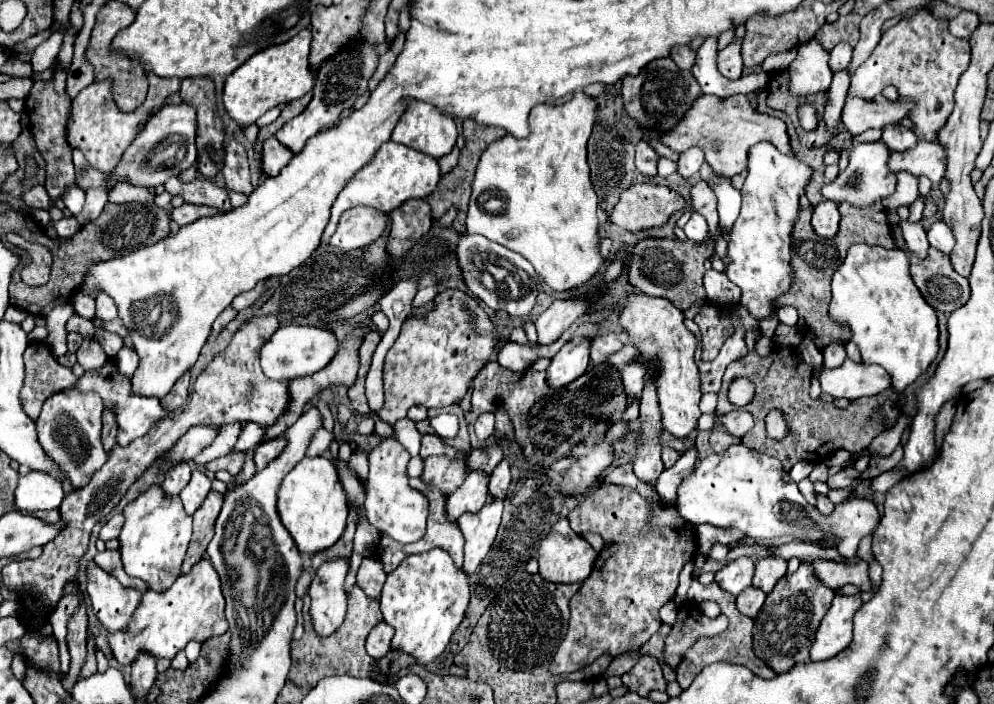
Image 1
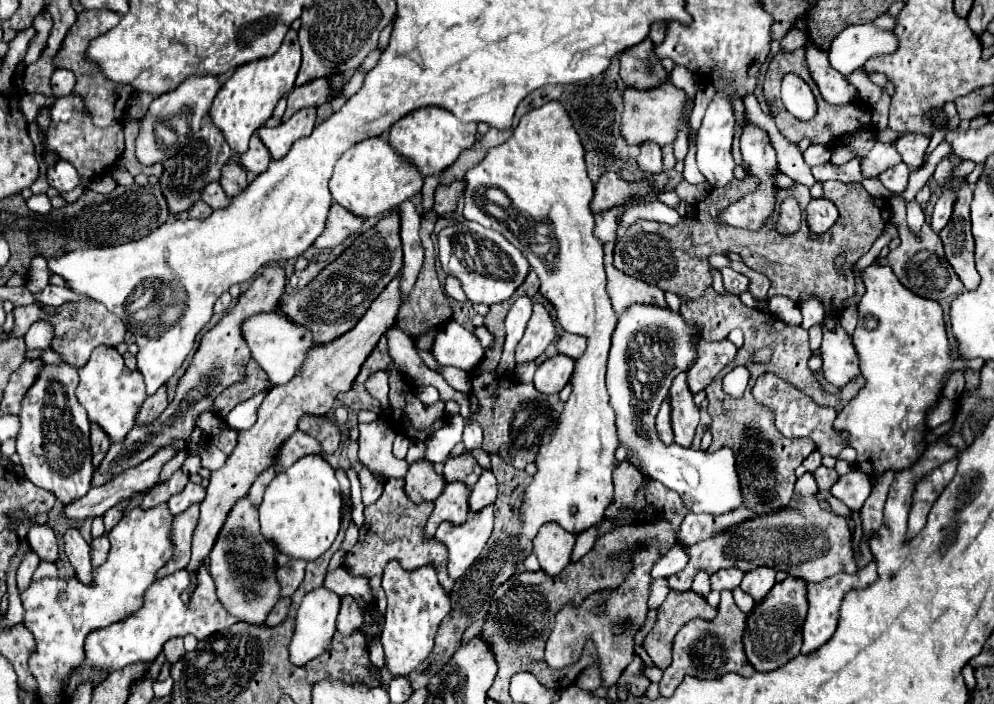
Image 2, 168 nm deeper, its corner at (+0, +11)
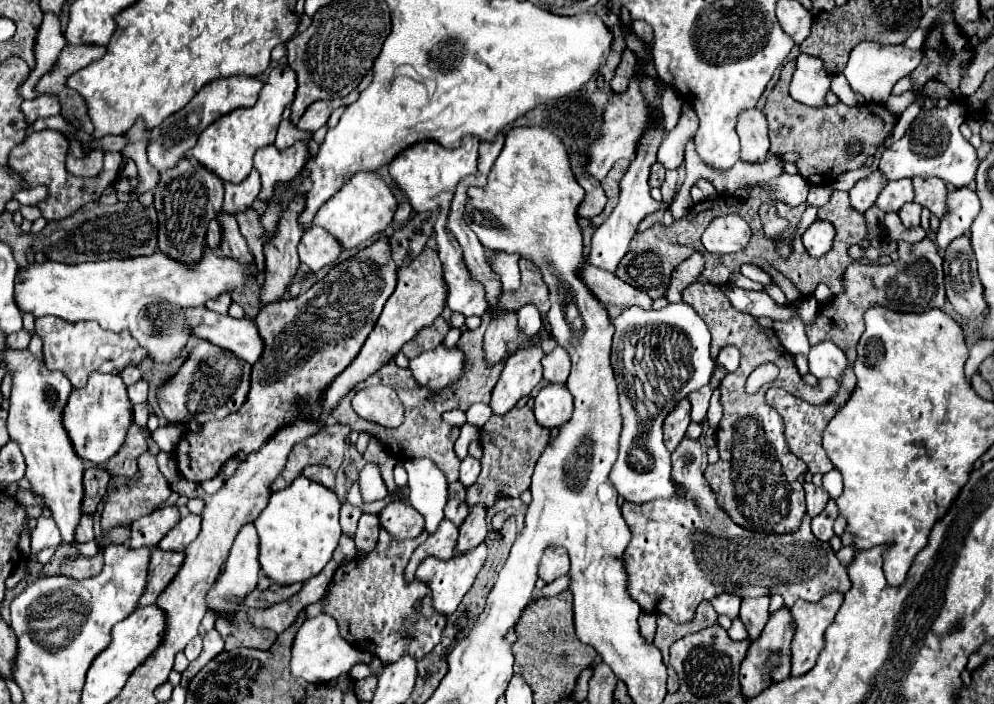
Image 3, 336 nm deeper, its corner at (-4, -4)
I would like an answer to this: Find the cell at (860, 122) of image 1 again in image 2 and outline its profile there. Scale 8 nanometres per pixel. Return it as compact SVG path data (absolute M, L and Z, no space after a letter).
M808 46L806 60L808 60L810 74L816 80L824 100L828 100L830 104L836 104L836 106L856 104L856 100L862 100L858 88L854 84L850 84L846 76L842 76L840 72L836 72L830 66L826 50L820 50L816 46Z

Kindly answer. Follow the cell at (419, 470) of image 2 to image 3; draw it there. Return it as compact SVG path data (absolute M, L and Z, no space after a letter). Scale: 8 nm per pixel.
M408 501L388 503L378 517L392 539L414 539L424 531L424 517Z

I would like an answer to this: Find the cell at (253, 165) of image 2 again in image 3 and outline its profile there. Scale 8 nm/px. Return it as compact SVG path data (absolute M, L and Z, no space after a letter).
M254 169L242 183L224 185L224 213L236 215L250 209L258 193L260 193L260 175Z

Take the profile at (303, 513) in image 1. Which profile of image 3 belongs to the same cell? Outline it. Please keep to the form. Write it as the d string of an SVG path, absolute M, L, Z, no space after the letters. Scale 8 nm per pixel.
M298 477L286 489L272 493L268 499L268 505L264 507L260 517L254 521L258 531L258 549L260 549L258 561L266 577L278 585L292 585L298 581L308 581L310 577L318 575L324 569L324 565L332 559L332 551L338 545L338 539L340 539L338 517L340 517L340 501L336 493L306 477Z

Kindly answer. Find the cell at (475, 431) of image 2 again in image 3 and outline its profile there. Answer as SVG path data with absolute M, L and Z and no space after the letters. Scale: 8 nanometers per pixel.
M468 455L468 457L462 461L462 465L460 465L460 477L458 477L458 481L460 481L462 485L466 485L466 489L468 489L472 483L476 483L478 473L480 473L480 461L476 461L476 459L472 459L472 457Z

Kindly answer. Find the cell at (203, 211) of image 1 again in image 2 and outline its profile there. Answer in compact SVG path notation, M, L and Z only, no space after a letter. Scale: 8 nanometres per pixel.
M198 200L196 204L192 204L192 208L186 212L186 216L188 218L206 218L206 216L210 216L210 212L212 212L212 208L206 202Z

